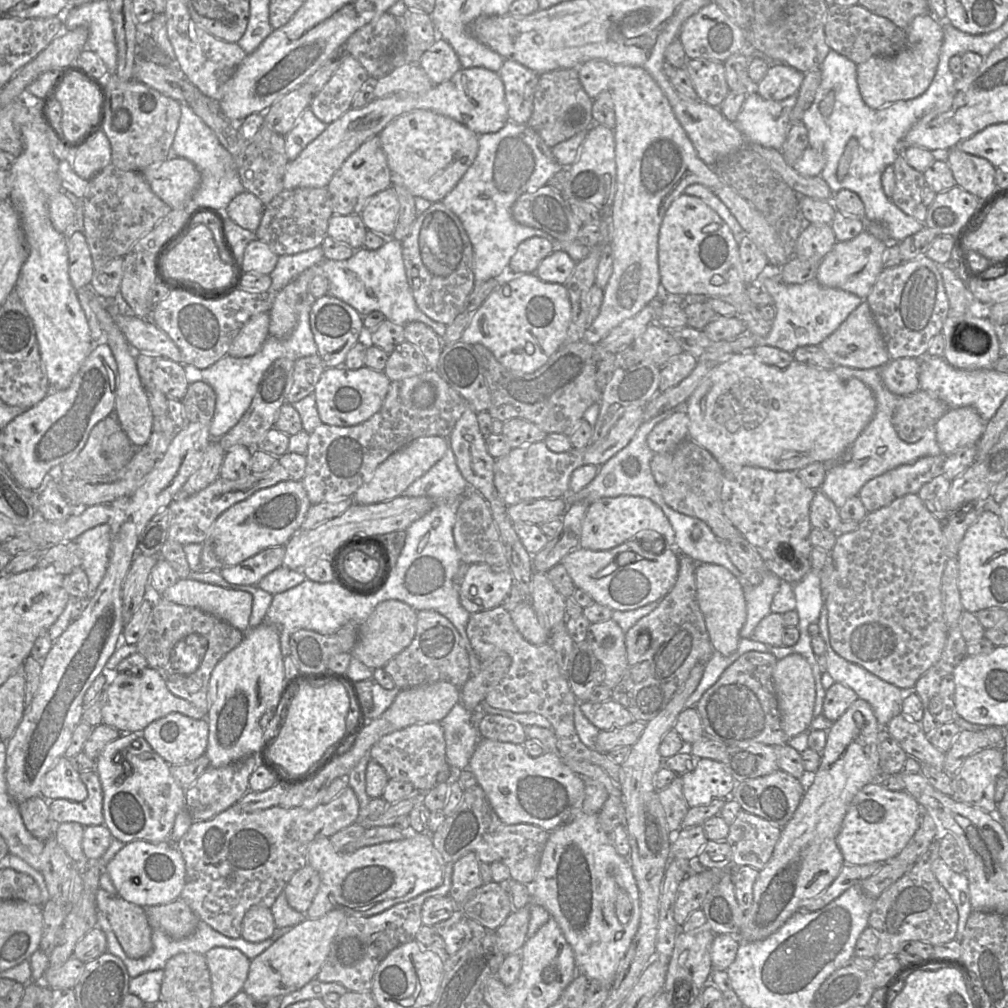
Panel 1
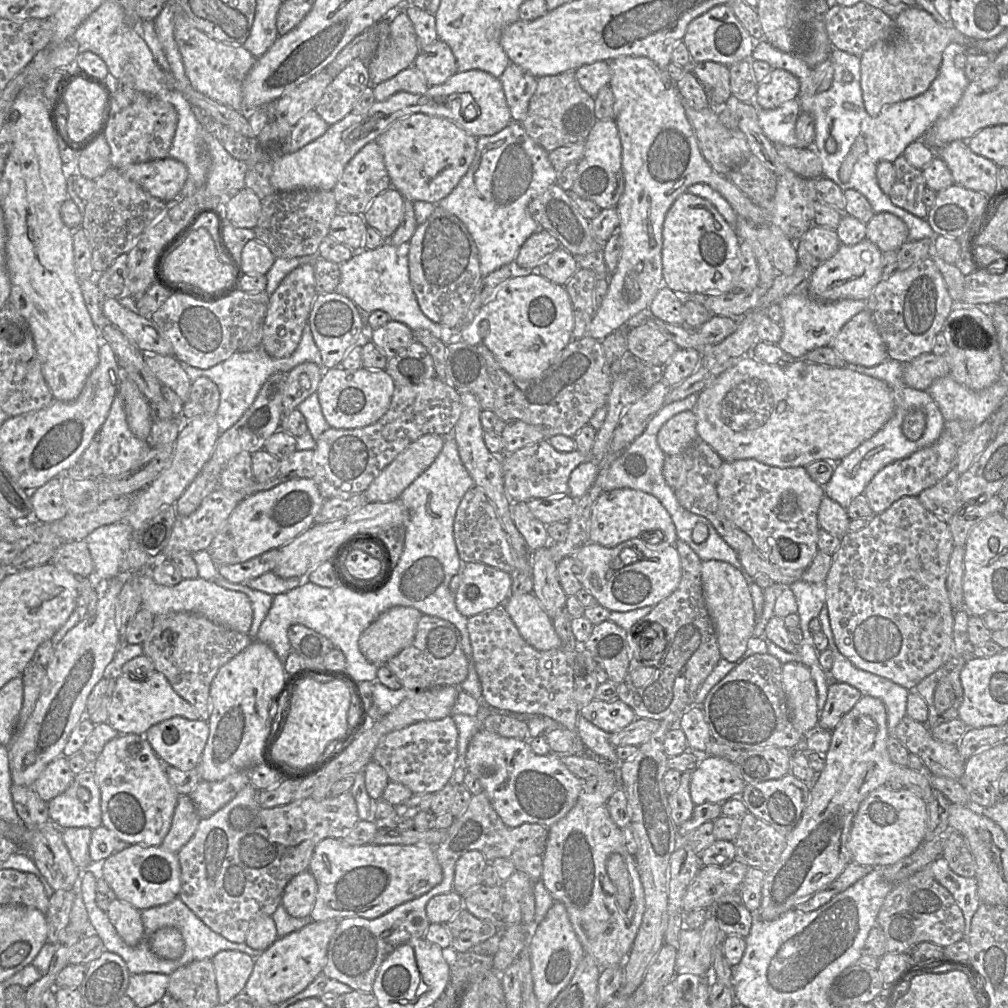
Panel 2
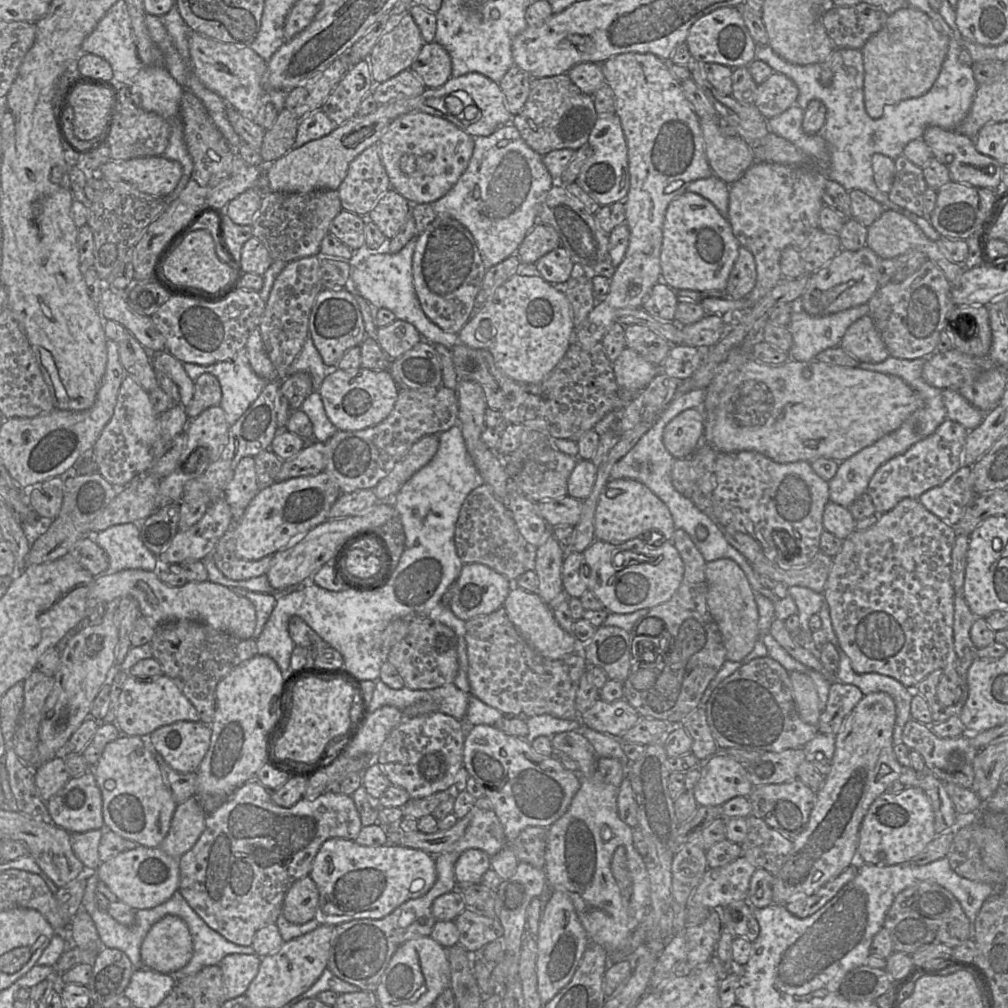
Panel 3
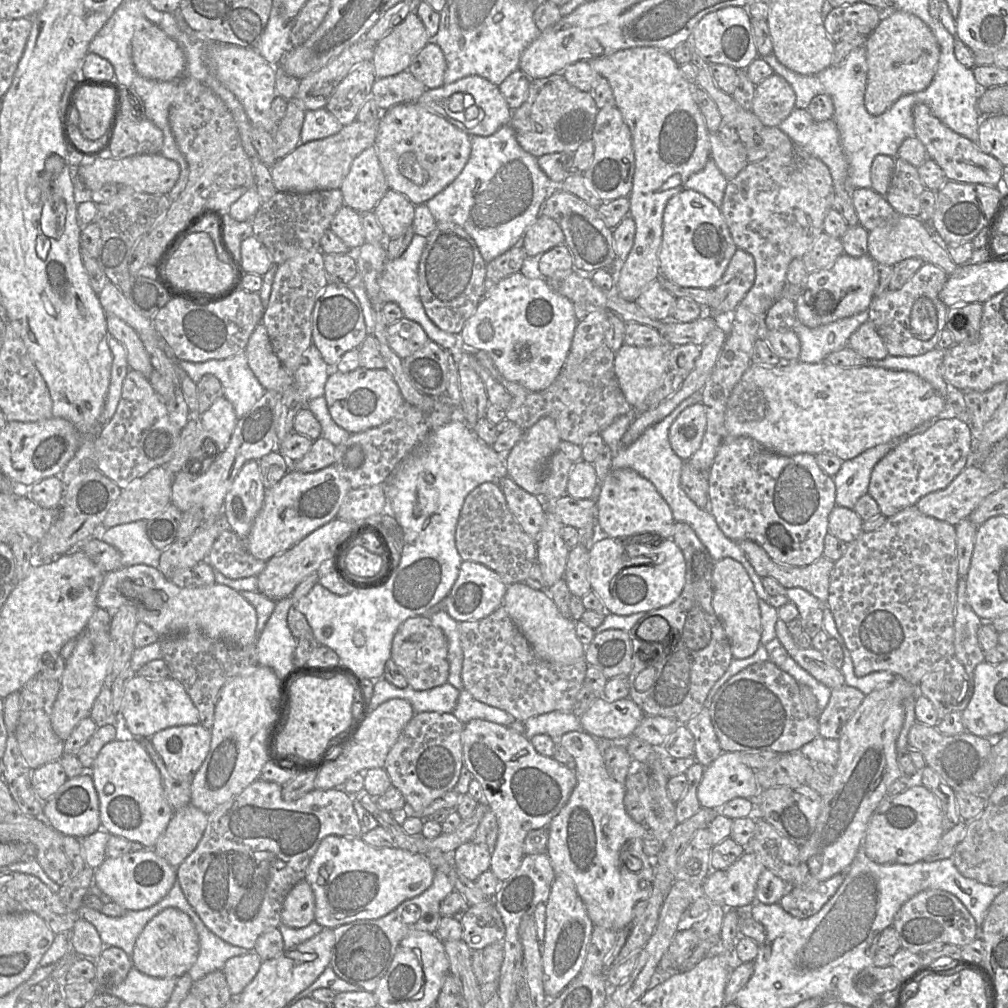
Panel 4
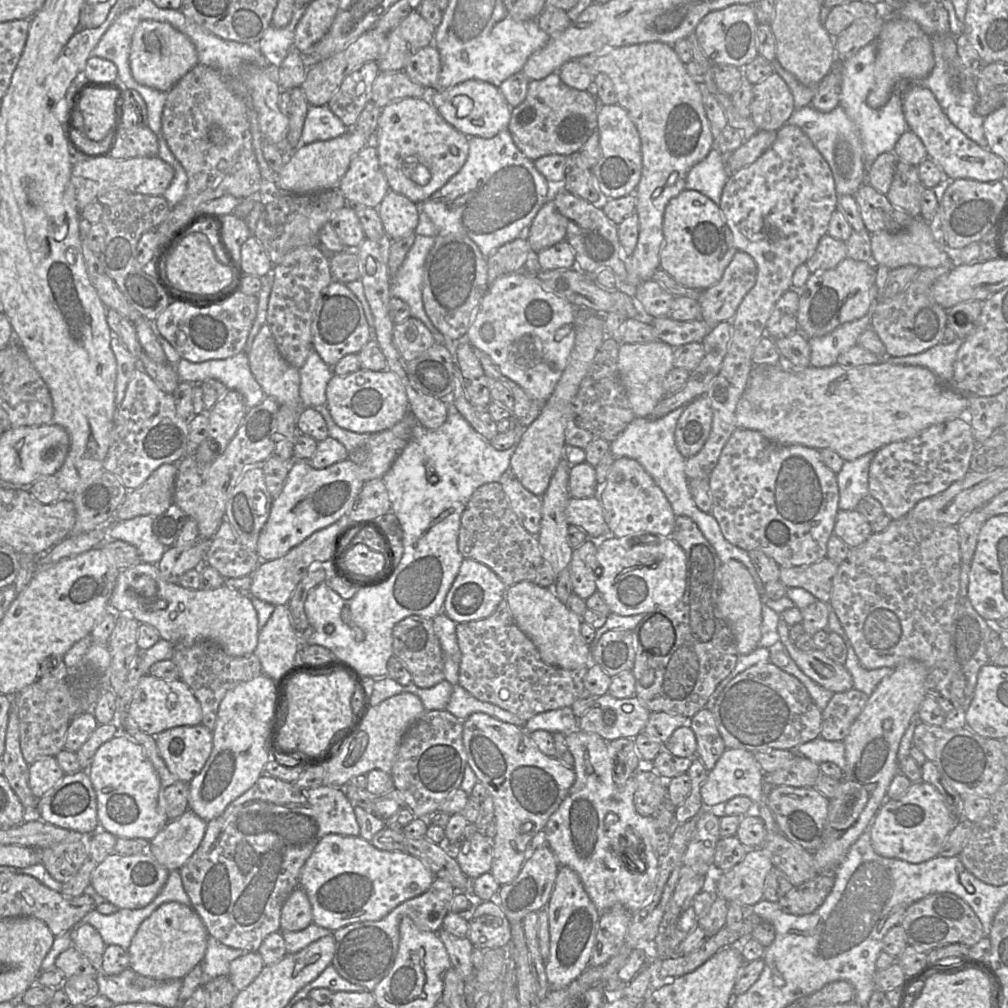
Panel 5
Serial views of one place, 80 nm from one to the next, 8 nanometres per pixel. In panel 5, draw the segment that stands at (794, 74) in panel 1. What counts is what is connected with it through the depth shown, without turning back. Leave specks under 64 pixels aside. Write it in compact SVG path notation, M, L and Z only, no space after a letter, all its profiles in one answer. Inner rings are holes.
M775 72L753 85L752 94L750 118L758 130L777 131L795 110L789 87Z

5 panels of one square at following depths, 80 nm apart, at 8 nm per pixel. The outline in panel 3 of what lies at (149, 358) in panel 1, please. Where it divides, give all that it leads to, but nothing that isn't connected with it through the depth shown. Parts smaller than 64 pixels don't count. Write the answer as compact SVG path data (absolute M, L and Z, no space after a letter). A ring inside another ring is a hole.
M163 351L151 354L151 363L155 371L165 373L178 386L180 404L183 407L188 406L194 394L194 381L186 373L182 362L168 351Z

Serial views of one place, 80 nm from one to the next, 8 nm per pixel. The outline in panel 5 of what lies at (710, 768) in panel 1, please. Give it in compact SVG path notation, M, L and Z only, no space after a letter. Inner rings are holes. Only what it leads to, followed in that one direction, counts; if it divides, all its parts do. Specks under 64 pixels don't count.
M726 749L714 768L707 774L707 778L700 789L700 795L705 808L721 809L730 799L746 796L758 805L759 816L764 822L767 832L780 832L773 814L768 806L767 794L771 786L764 783L764 772L754 757L754 753L743 749Z

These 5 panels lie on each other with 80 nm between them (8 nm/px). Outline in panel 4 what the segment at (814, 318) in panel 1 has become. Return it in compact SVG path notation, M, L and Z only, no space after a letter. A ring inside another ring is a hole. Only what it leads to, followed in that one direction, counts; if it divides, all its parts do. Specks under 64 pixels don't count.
M867 309L816 328L809 328L797 322L793 331L797 334L801 344L798 360L804 363L824 361L830 353L846 347L851 334L868 320Z

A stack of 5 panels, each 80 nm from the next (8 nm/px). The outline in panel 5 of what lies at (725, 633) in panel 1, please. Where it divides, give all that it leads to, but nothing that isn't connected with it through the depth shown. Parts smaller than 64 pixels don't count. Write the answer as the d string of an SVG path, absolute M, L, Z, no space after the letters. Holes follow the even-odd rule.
M738 560L722 563L717 607L719 616L728 623L733 631L740 655L750 654L759 647L762 633L762 605L762 598L746 566Z

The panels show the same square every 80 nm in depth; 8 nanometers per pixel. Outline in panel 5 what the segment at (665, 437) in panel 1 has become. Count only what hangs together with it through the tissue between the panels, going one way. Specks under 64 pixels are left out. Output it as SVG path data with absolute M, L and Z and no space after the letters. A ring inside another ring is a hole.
M705 396L688 403L675 429L675 444L681 455L688 459L704 446L711 431L712 408Z

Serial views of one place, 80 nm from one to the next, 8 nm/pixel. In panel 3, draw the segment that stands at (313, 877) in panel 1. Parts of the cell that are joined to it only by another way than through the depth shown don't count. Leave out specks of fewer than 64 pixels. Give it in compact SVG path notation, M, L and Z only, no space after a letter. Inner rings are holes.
M308 875L292 884L287 891L282 908L285 919L297 925L305 924L315 918L319 892L315 882Z

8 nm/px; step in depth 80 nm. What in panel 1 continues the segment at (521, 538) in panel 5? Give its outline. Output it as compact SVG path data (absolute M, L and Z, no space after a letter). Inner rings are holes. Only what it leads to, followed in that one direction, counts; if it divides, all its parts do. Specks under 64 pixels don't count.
M475 490L467 492L457 510L453 535L462 563L486 563L492 568L508 567L505 547L491 509L484 497Z

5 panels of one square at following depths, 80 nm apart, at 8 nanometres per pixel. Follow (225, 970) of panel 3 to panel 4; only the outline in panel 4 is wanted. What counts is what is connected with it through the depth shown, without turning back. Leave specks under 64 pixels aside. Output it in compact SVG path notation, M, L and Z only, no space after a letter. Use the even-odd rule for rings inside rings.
M250 951L246 955L229 958L226 961L222 972L226 978L232 999L238 997L254 979L262 962L259 955L254 951Z

